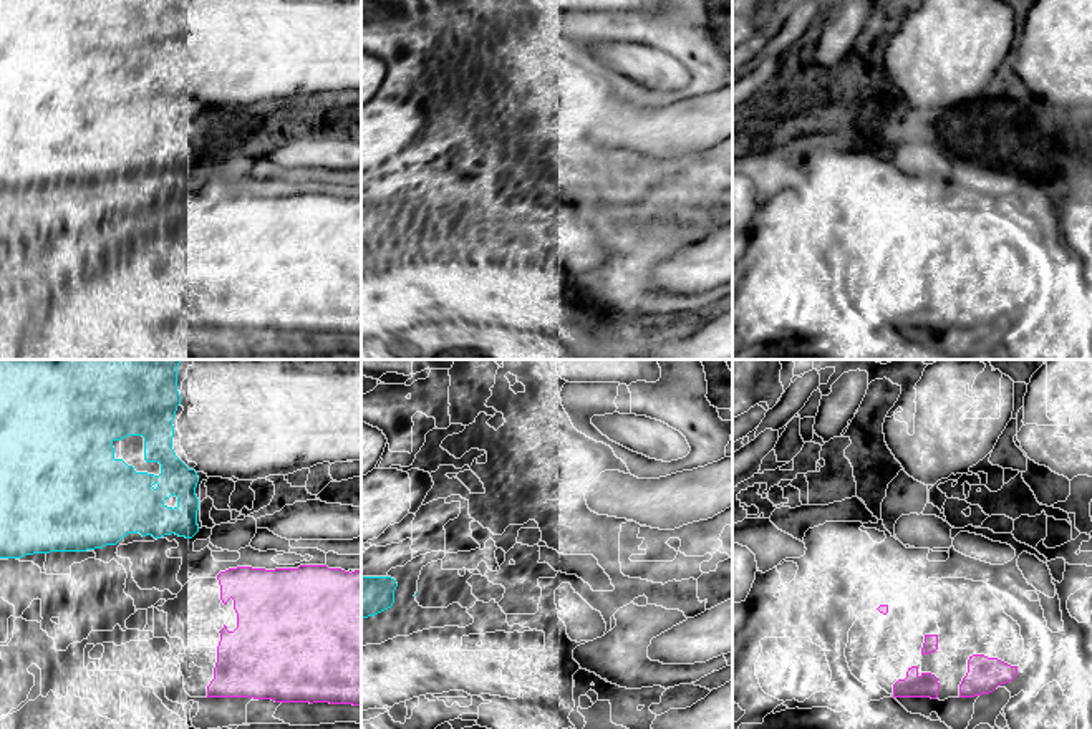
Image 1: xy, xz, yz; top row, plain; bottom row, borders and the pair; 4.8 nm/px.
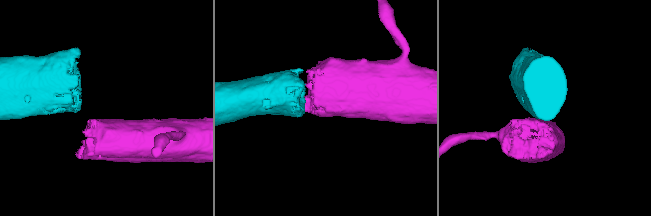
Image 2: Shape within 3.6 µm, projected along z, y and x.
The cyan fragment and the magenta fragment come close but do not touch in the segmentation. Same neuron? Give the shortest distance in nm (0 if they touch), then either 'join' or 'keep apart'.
220 nm apart; join

